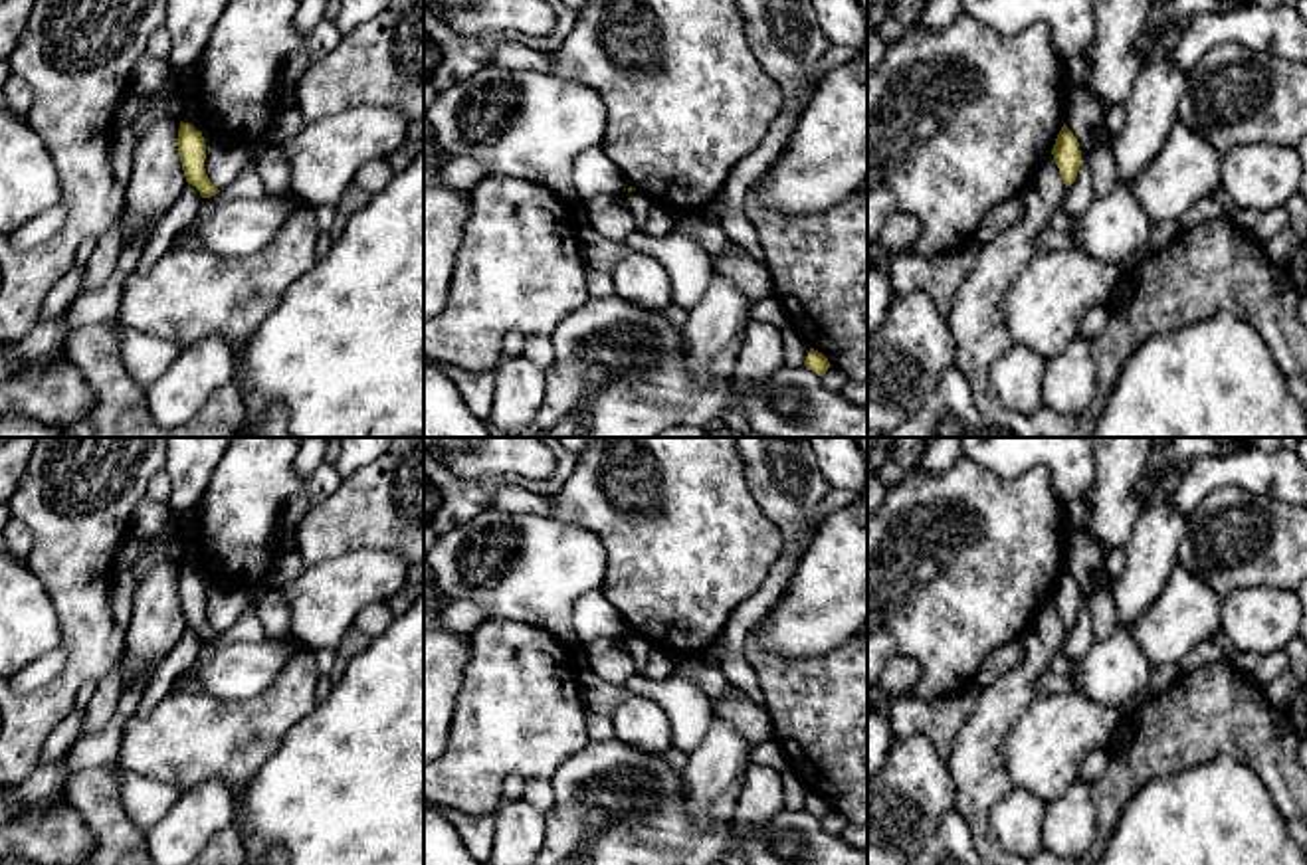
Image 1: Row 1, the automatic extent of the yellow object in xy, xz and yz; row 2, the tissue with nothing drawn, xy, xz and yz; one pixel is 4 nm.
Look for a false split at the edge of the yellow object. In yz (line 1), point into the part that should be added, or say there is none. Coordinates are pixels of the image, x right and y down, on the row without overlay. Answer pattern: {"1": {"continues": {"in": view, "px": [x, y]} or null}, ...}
{"1": {"continues": null}}

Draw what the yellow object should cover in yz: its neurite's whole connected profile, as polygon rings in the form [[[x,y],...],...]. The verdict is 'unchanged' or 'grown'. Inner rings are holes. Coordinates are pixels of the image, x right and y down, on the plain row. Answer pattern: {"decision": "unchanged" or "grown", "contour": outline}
{"decision": "unchanged", "contour": [[[1065,568],[1061,570],[1056,582],[1052,598],[1059,612],[1065,631],[1071,629],[1077,622],[1077,614],[1083,608],[1083,604],[1081,604],[1079,586]]]}

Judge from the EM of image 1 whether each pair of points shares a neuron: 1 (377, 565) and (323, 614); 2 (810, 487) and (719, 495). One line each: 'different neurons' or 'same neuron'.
1: same neuron
2: different neurons

